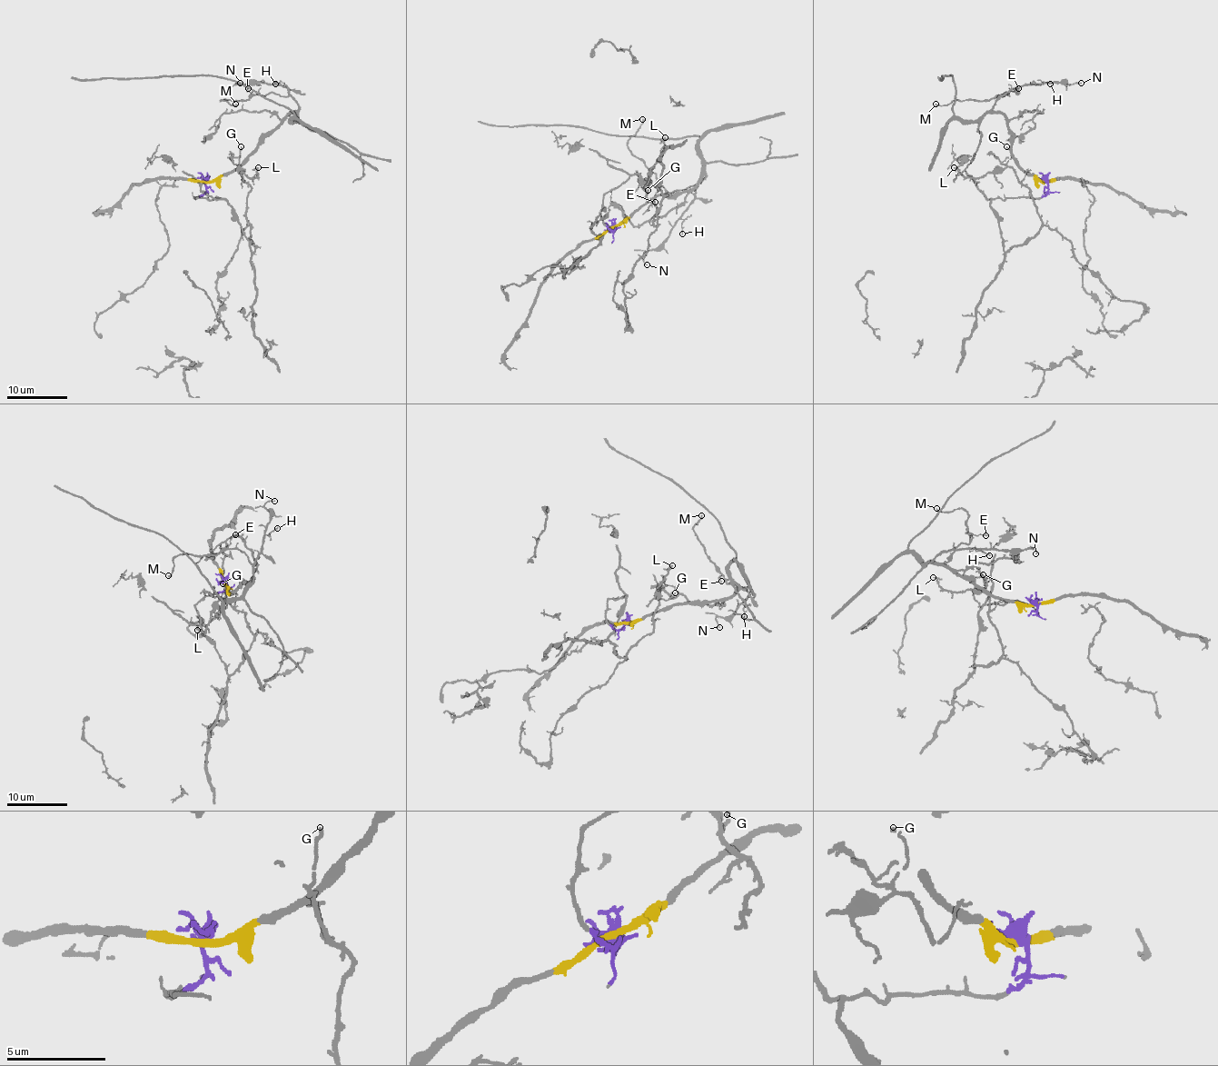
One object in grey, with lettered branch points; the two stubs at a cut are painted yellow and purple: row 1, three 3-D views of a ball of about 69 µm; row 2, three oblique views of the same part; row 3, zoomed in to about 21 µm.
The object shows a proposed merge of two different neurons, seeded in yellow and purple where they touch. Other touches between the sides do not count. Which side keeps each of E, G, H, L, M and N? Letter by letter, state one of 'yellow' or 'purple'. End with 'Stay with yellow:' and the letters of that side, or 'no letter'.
E: yellow
G: purple
H: yellow
L: purple
M: yellow
N: yellow
Stay with yellow: E, H, M, N

